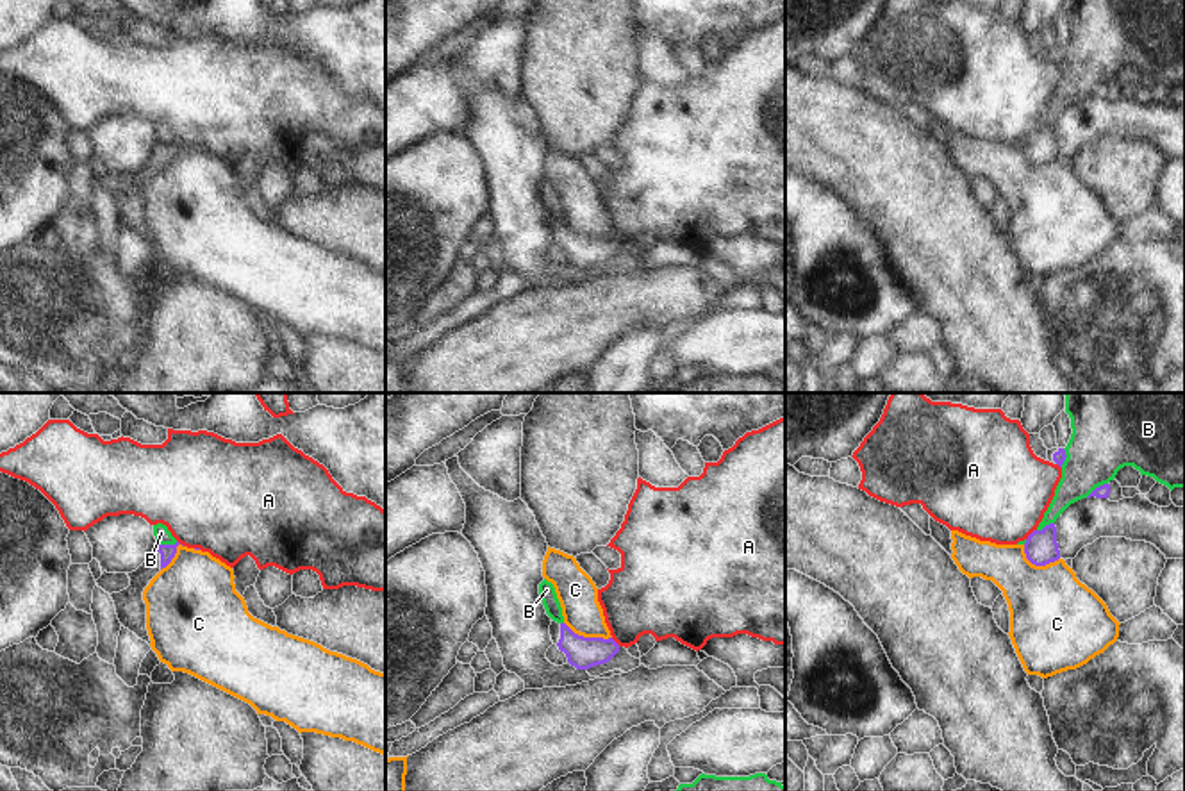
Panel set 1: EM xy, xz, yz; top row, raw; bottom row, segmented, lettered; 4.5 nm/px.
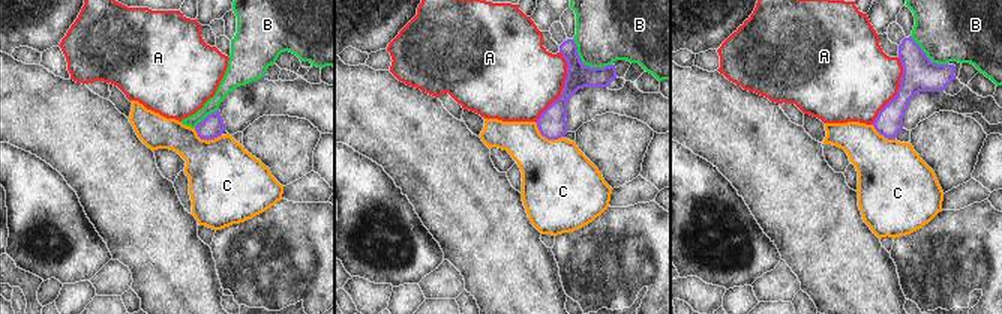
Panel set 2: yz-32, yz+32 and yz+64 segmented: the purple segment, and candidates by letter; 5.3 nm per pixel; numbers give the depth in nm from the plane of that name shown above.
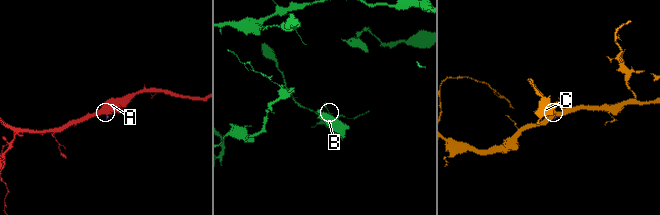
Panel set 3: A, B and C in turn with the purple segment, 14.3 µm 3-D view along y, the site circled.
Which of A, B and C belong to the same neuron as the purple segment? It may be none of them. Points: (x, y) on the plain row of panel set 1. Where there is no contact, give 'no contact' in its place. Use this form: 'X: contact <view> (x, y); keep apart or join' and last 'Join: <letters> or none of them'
A: contact yz (1030, 134); keep apart
B: contact yz (1096, 88); keep apart
C: contact xz (588, 238); keep apart
Join: none of them

